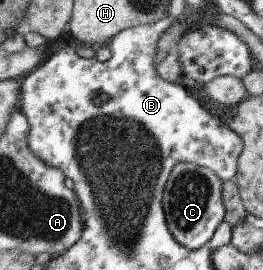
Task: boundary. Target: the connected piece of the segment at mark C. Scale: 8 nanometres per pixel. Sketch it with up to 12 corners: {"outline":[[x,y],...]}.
{"outline":[[180,163],[164,193],[172,233],[196,251],[226,221],[223,179]]}

